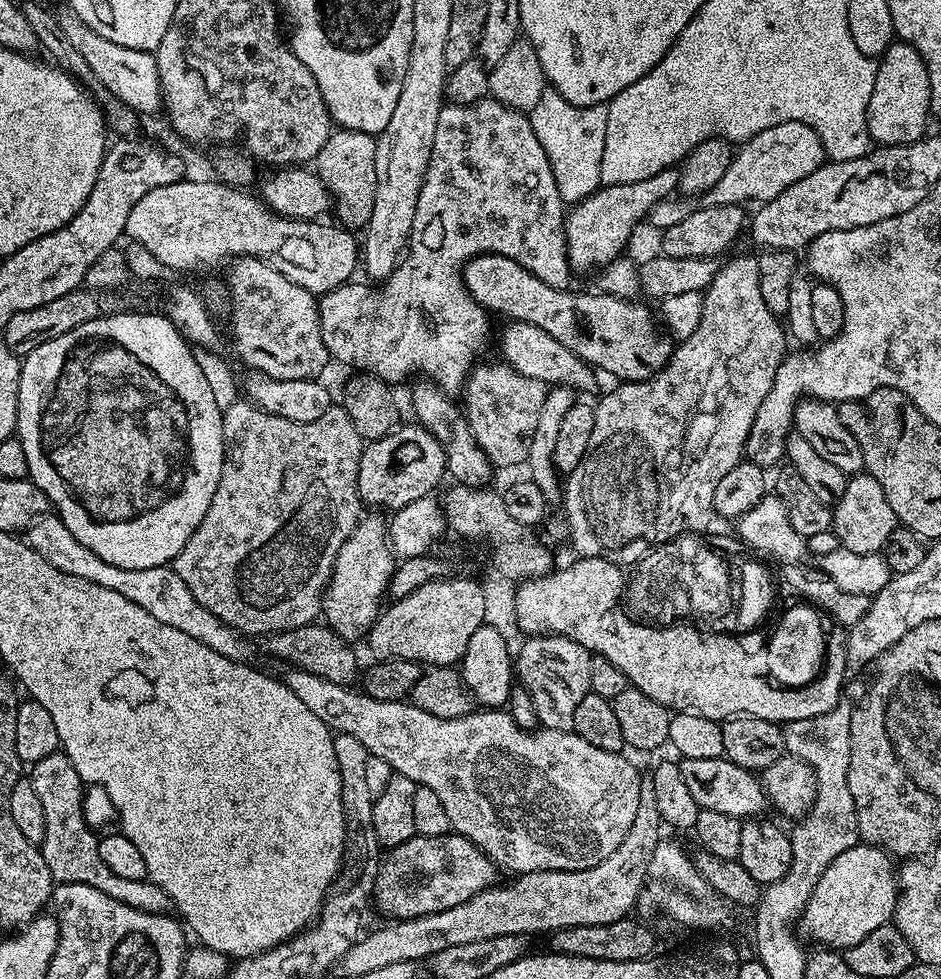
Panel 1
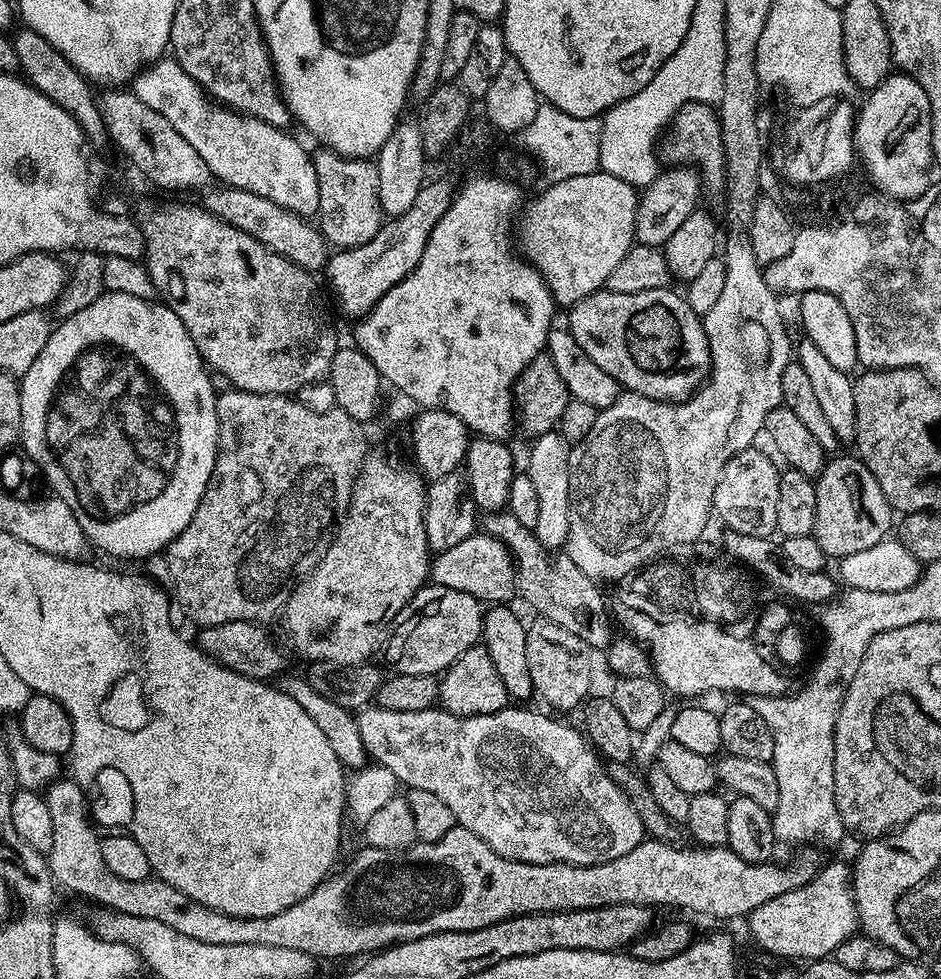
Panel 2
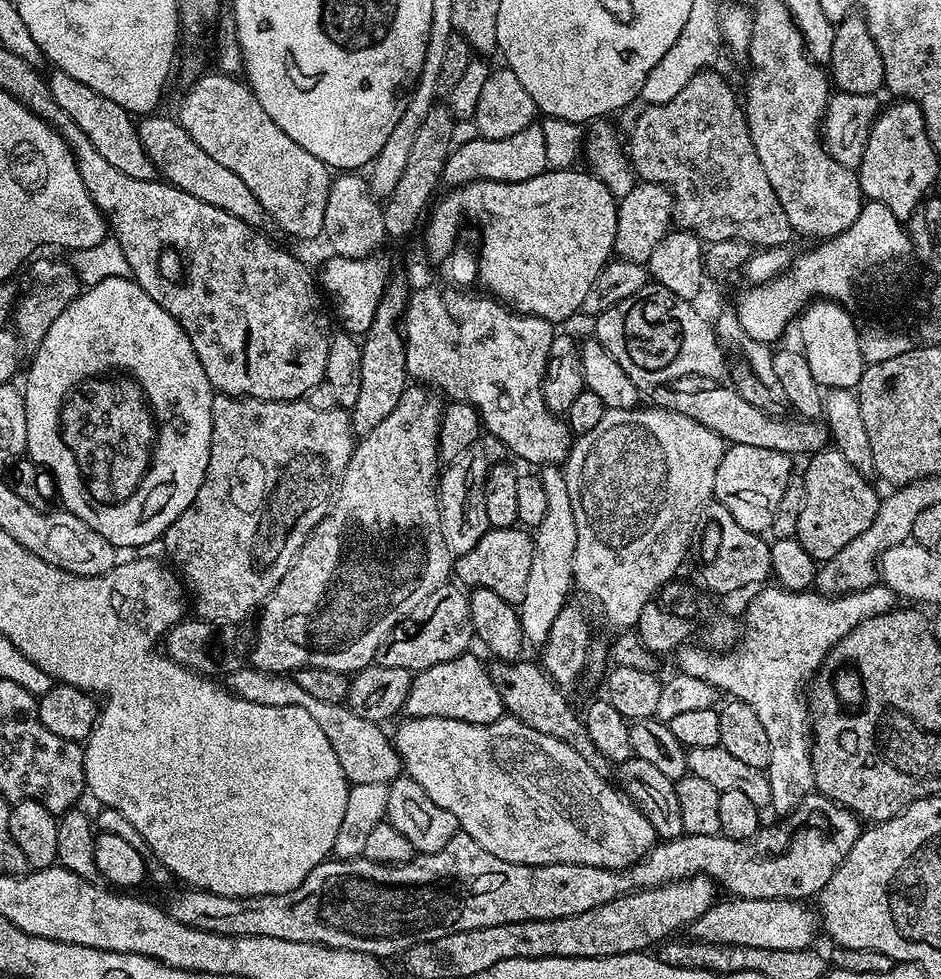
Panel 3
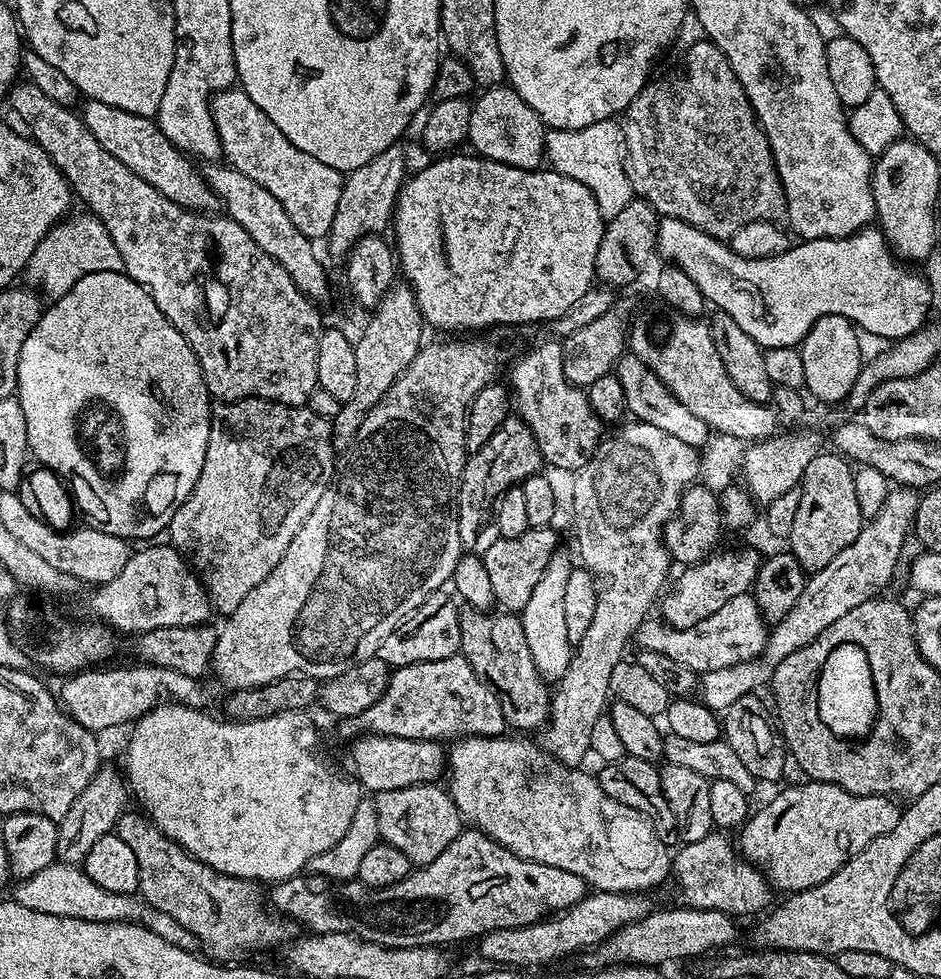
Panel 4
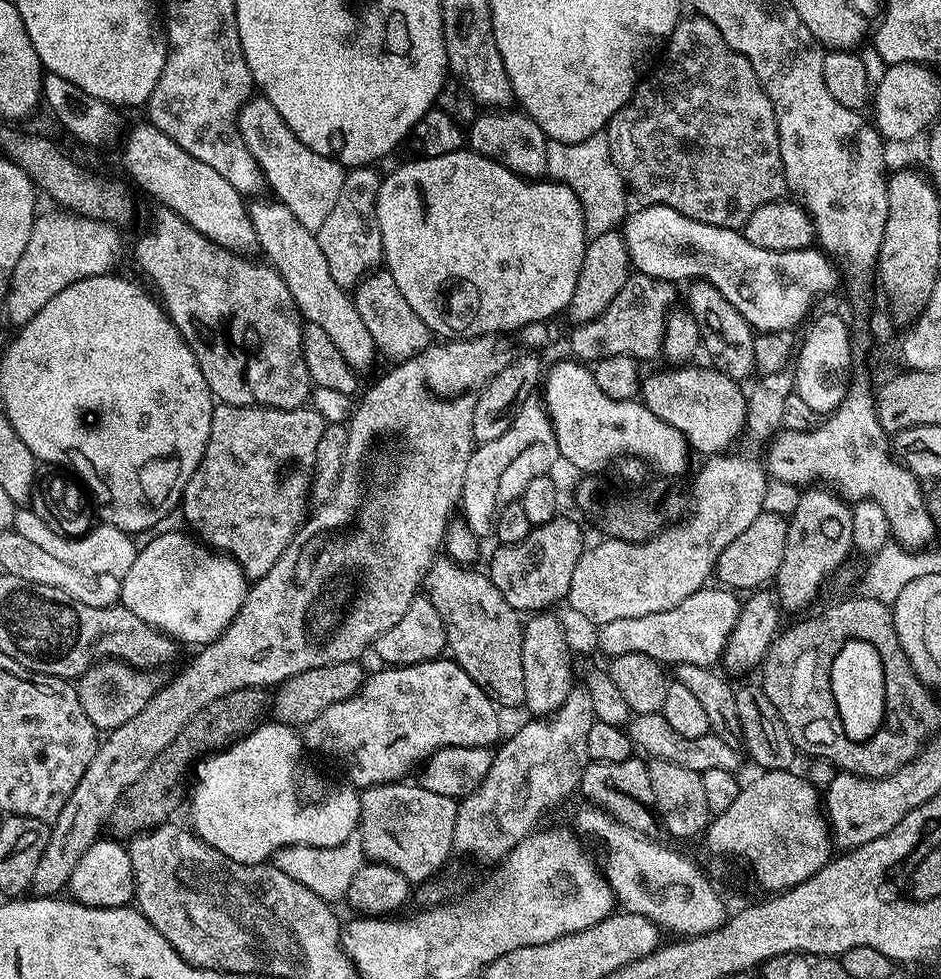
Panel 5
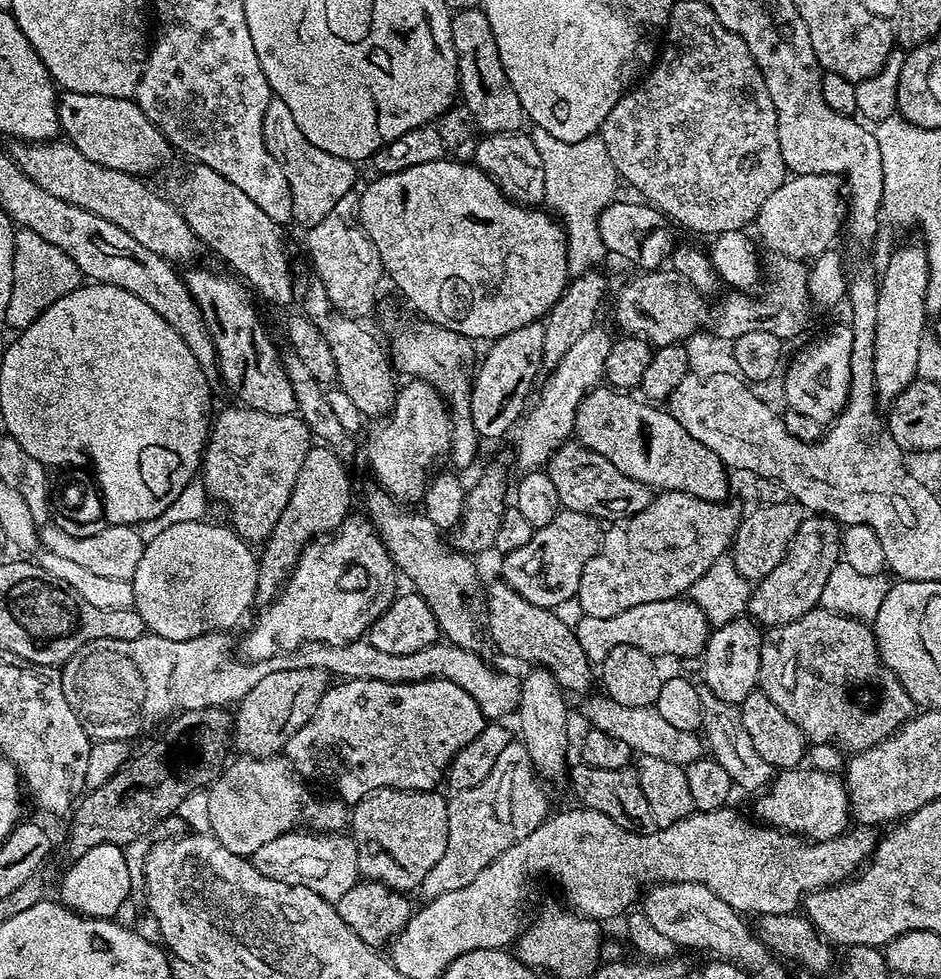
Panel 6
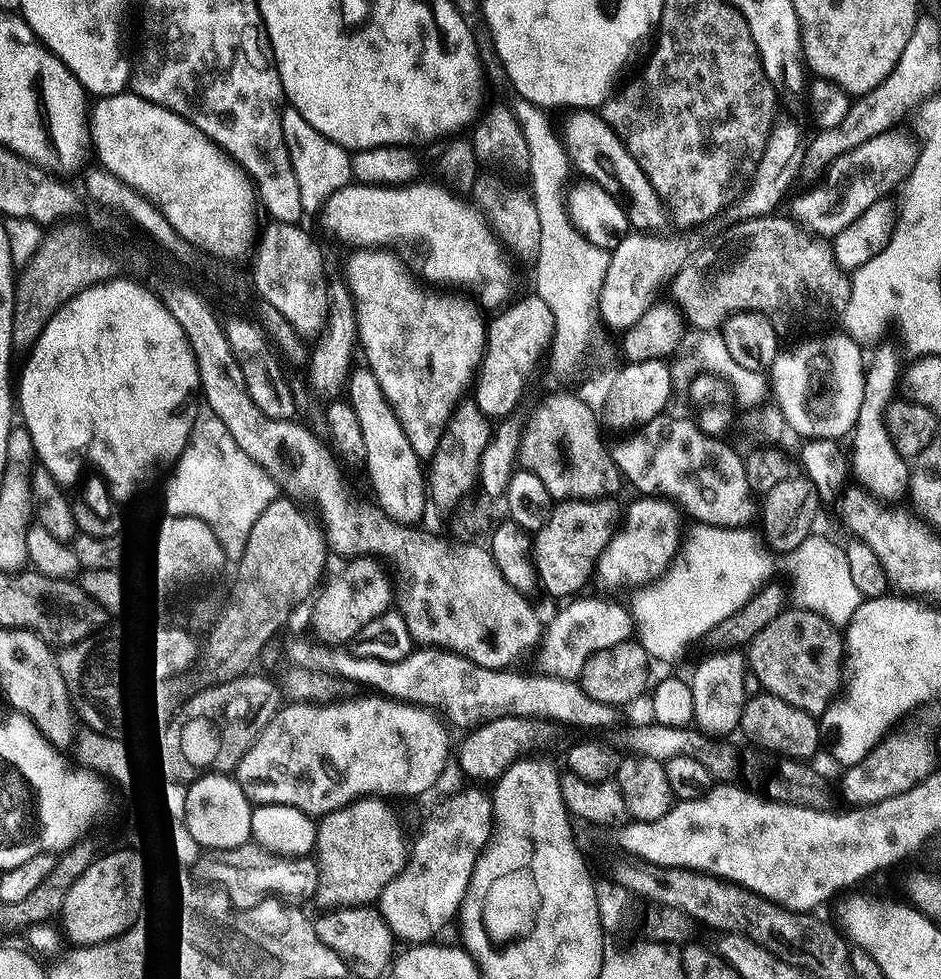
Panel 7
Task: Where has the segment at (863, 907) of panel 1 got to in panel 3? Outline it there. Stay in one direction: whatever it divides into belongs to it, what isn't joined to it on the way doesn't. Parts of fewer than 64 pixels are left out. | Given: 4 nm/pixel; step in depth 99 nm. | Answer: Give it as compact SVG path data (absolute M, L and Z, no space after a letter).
M762 898L717 899L702 918L698 918L686 928L687 935L694 940L710 942L711 944L729 944L730 946L758 946L761 950L802 950L813 947L816 932L818 936L818 916L807 907L807 903L799 900L763 900Z

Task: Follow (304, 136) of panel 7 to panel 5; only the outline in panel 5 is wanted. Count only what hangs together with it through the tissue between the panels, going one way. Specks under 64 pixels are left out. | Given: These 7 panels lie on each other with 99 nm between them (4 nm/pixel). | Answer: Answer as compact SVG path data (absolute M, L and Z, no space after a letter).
M263 98L246 101L236 118L236 127L256 165L263 170L270 192L272 188L271 195L285 204L290 214L294 214L294 218L306 226L306 230L317 232L322 222L326 222L330 210L334 210L334 202L338 202L338 193L342 190L346 175L344 165L322 154L314 154L314 150L306 147L290 130L290 126L282 122L282 114L278 114L278 110L274 110L274 106Z

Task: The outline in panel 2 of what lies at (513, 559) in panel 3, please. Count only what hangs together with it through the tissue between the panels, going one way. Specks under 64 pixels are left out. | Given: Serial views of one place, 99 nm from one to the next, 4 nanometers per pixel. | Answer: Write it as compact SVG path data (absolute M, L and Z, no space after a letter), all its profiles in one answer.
M473 534L460 540L458 546L450 546L450 550L435 553L430 560L430 580L450 590L462 590L475 600L489 600L492 606L503 605L517 595L516 563L512 553L498 537L487 534Z

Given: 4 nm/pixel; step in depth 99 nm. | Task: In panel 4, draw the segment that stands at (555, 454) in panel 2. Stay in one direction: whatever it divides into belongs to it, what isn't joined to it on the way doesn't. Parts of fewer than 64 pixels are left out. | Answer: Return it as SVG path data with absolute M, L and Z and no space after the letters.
M557 554L550 558L546 570L542 570L542 578L538 578L538 586L534 586L534 594L530 594L530 602L519 613L522 630L525 631L527 645L533 658L537 673L545 682L559 682L562 674L566 674L566 666L570 666L570 658L574 645L570 642L570 634L566 634L565 591L566 582L574 567L574 561L568 556Z

